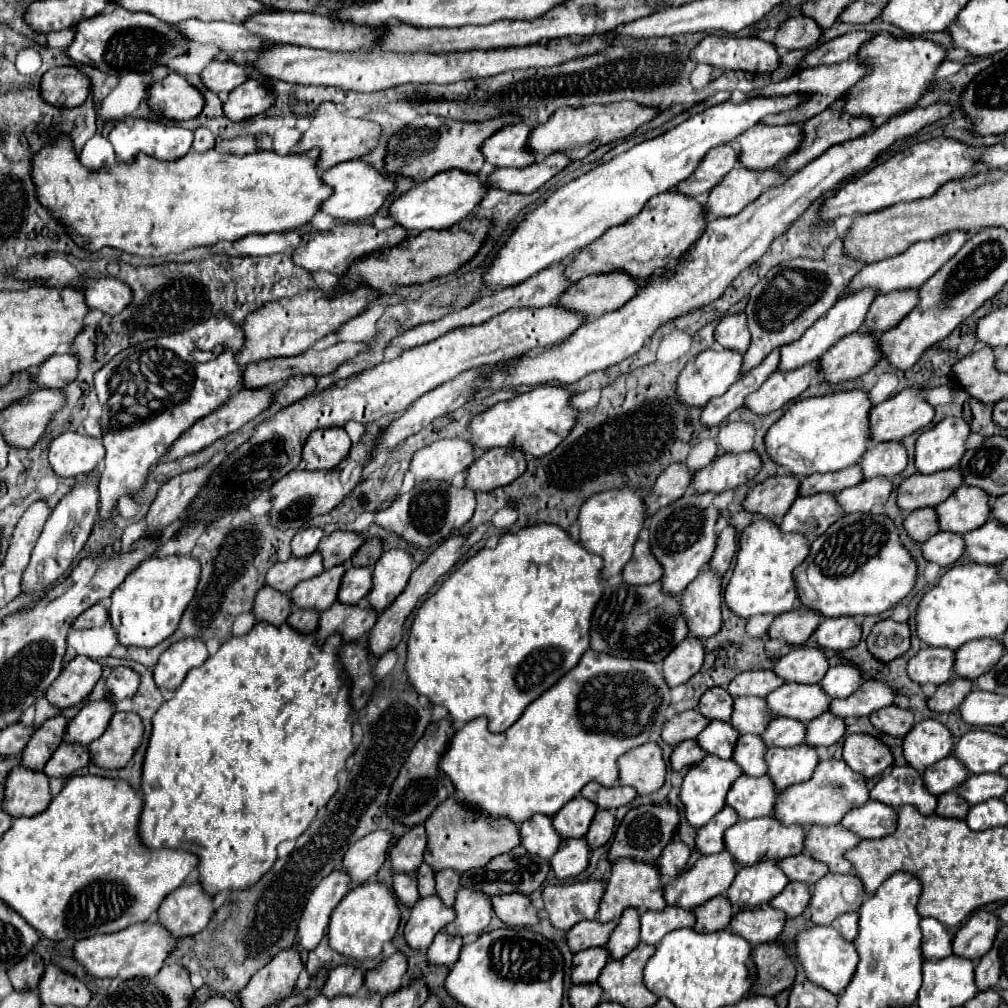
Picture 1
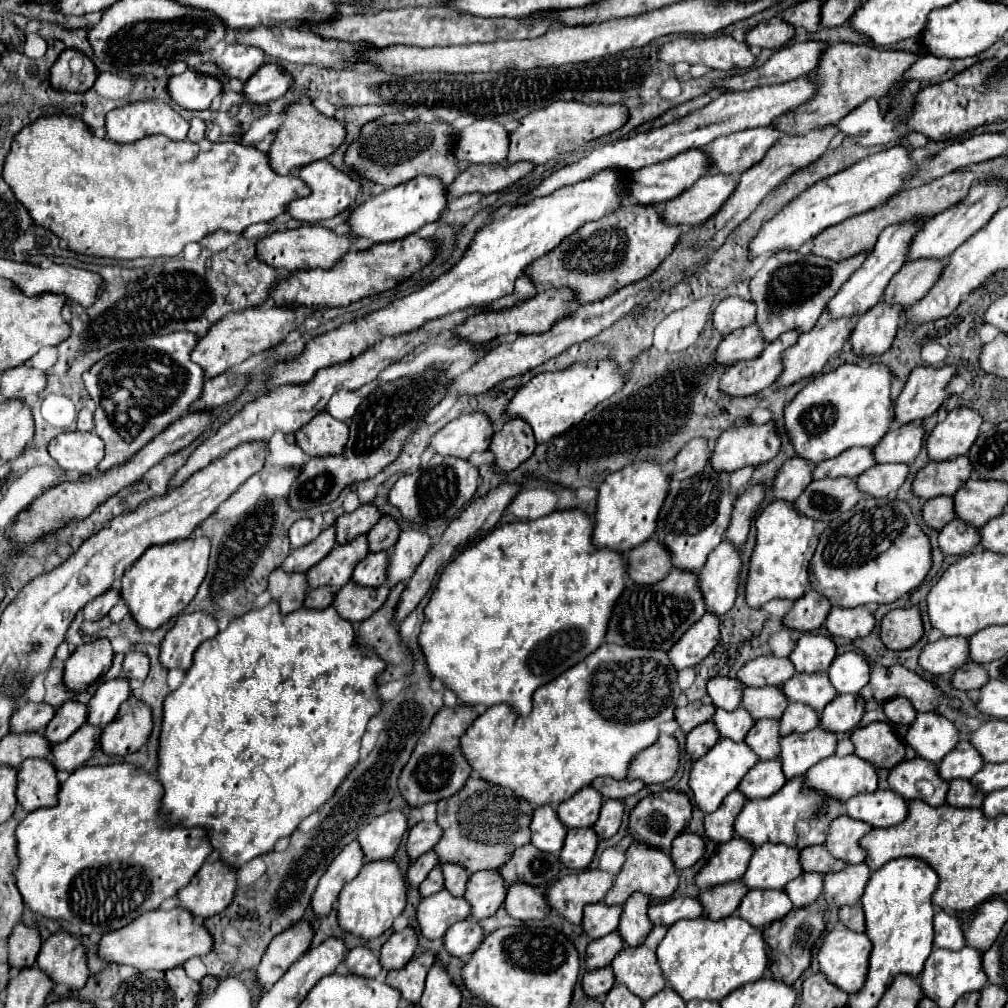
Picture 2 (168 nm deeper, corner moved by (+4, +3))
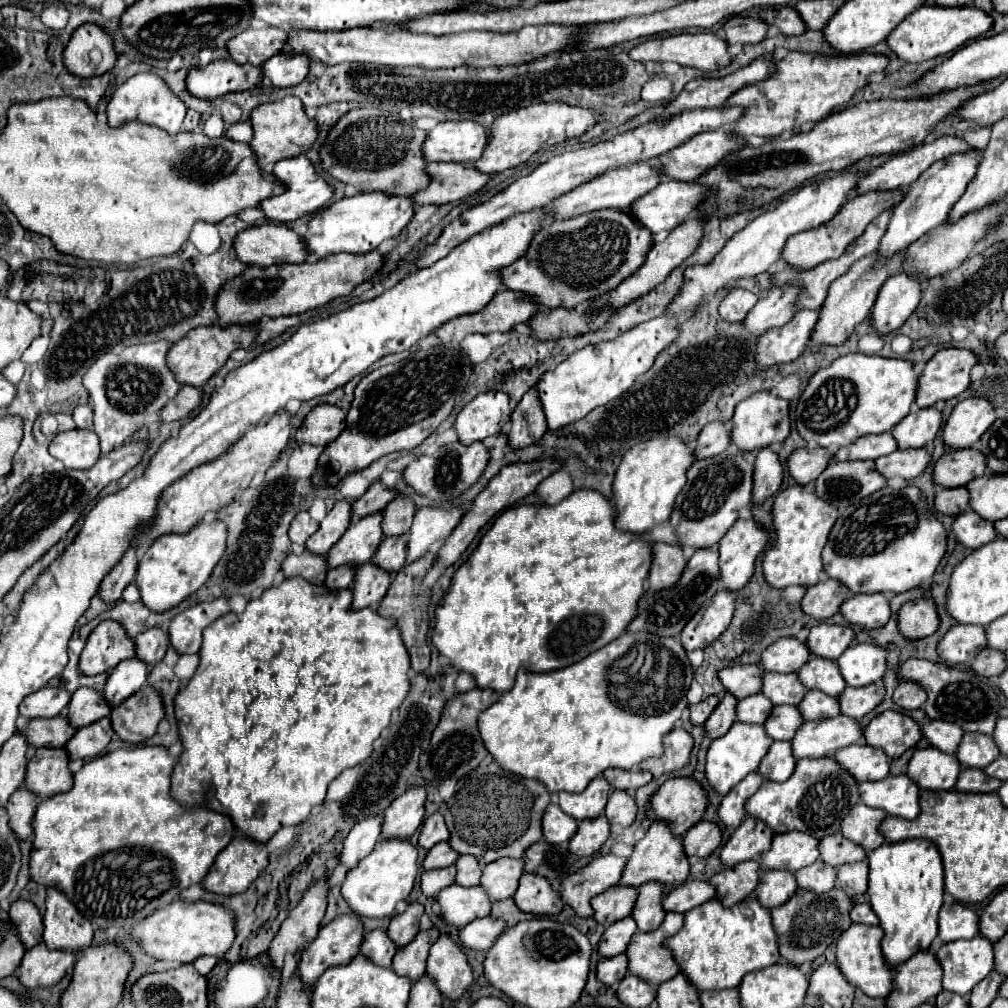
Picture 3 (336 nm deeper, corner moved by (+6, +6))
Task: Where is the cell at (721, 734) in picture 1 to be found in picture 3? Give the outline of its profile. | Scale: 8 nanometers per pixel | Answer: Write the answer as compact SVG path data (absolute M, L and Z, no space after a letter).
M760 692L752 694L736 704L736 722L764 724L770 710L772 710L772 702L766 696L762 696Z

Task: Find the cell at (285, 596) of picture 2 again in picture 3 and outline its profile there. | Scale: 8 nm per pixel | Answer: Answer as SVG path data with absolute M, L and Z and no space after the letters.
M304 550L302 556L294 556L290 554L284 562L282 562L282 572L284 578L294 578L300 576L304 580L308 580L310 584L322 584L328 572L326 560L324 556L312 556L308 550Z

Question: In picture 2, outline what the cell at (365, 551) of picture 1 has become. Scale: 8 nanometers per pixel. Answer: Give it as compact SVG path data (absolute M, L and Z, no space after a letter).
M384 515L370 531L368 531L368 541L370 541L370 551L388 551L396 545L400 535L400 527L394 517Z

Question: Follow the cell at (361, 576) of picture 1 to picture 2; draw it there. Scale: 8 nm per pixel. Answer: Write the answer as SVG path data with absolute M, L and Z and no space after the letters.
M388 551L368 553L368 557L364 557L356 565L352 581L368 587L380 587L386 583L386 573L388 573Z

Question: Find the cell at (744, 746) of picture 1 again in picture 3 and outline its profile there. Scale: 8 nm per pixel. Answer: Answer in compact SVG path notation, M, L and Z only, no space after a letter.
M774 706L768 720L764 722L764 728L766 736L772 740L792 740L800 724L802 718L796 706Z

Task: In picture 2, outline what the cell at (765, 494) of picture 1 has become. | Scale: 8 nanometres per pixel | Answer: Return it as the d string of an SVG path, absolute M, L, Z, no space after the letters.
M802 457L786 459L774 479L776 499L794 503L800 497L800 493L810 485L812 471L814 471L814 465Z

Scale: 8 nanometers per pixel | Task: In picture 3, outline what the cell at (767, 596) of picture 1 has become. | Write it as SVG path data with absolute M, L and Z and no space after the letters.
M790 486L782 490L772 506L774 542L764 552L762 570L764 578L774 588L786 586L814 586L822 580L822 560L820 552L826 544L828 532L834 526L838 512L834 506L826 504L814 494L812 486Z

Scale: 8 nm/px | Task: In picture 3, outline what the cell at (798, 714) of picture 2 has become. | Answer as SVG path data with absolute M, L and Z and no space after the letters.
M808 690L802 702L798 704L798 710L802 710L802 720L826 720L838 716L838 698L826 696L818 690Z

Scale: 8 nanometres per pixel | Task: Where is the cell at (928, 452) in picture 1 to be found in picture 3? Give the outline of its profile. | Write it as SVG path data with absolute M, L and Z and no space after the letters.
M966 398L958 402L944 424L942 438L952 450L974 446L988 426L996 420L994 408L984 398Z

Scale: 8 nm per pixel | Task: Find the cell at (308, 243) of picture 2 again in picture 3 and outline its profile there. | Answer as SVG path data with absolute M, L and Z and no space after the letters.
M262 224L242 230L234 240L238 260L256 266L298 264L308 260L302 236L284 224Z

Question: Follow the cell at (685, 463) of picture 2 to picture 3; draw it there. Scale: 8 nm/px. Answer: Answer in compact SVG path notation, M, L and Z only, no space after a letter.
M710 422L696 438L694 458L710 458L730 446L730 430L722 422Z

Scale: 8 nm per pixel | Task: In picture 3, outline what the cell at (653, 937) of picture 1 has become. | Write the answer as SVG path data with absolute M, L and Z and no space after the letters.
M690 880L684 882L680 888L672 890L664 902L662 908L666 912L688 912L700 904L704 904L706 900L714 898L714 886L710 886L708 882L700 882L700 880Z

